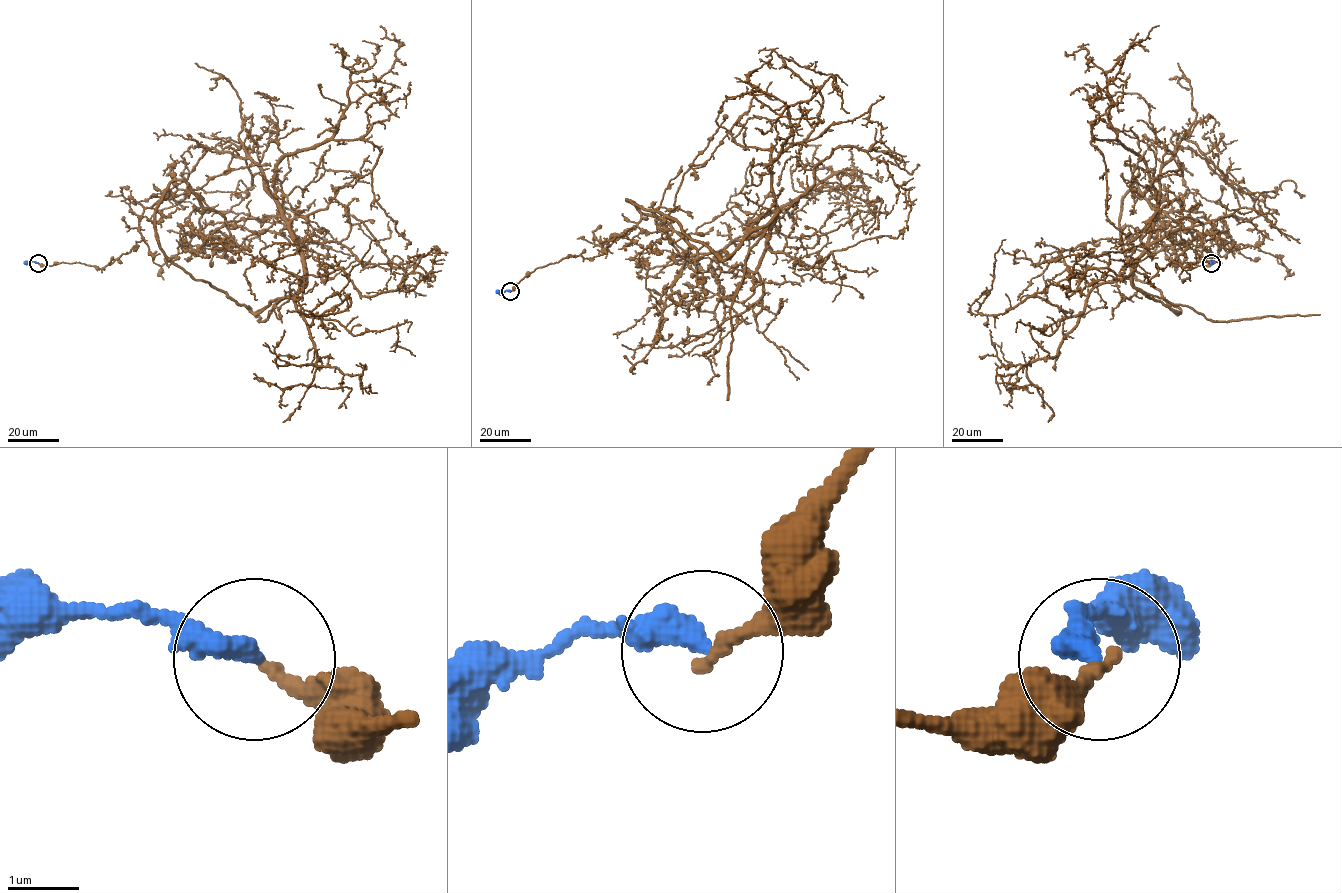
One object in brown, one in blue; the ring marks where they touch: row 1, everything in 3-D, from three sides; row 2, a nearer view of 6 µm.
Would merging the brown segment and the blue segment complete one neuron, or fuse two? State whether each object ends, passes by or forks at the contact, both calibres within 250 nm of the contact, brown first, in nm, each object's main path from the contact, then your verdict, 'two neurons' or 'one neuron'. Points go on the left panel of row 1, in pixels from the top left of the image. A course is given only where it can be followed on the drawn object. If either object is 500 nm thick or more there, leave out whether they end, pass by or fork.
brown ends there; blue ends there; 190 nm thick on the brown side, 360 nm on the other; brown runs (38, 263), (103, 269), (184, 181), (293, 234), (316, 317), (375, 239); blue runs (38, 263), (24, 263); two neurons

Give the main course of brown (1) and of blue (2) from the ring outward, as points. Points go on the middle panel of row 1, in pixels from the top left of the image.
1: (510, 291), (601, 255), (640, 213), (748, 277), (777, 210), (768, 166), (823, 103), (783, 58), (847, 85)
2: (510, 291), (496, 290)

